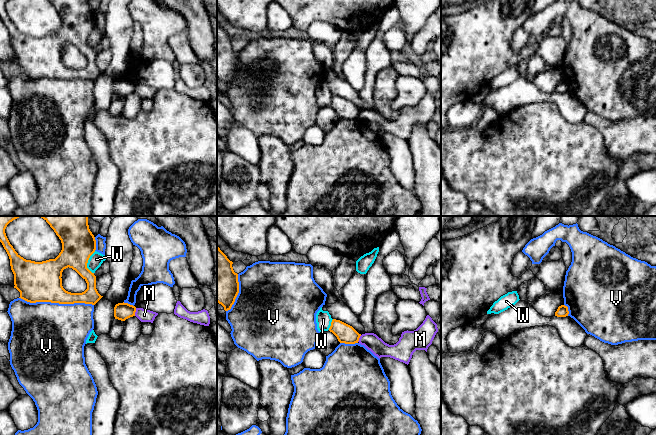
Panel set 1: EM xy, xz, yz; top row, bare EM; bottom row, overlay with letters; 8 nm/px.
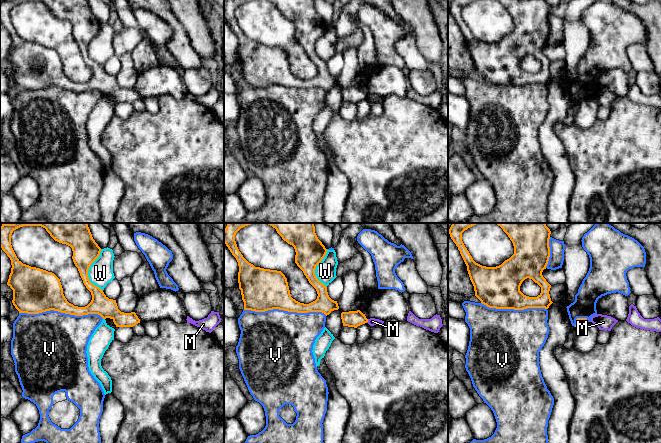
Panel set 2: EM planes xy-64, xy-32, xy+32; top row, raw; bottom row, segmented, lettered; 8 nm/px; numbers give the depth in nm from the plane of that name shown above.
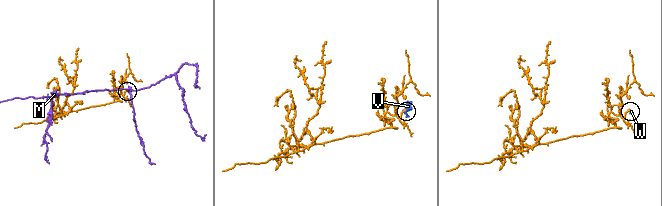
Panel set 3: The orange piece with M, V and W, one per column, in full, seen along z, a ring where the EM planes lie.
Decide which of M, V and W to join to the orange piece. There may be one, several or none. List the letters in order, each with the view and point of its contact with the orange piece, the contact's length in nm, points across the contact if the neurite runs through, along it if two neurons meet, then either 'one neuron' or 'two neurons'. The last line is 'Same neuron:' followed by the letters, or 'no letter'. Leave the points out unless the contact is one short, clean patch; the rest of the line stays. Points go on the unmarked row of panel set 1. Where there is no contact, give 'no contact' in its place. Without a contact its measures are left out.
M: meets orange in xy at (135, 87); contact 70 nm long; border along xy (136, 84), (134, 91); two neurons
V: meets orange in xy at (56, 78); contact 600 nm long; two neurons
W: meets orange in xy at (87, 38); contact 190 nm long; two neurons
Same neuron: no letter

